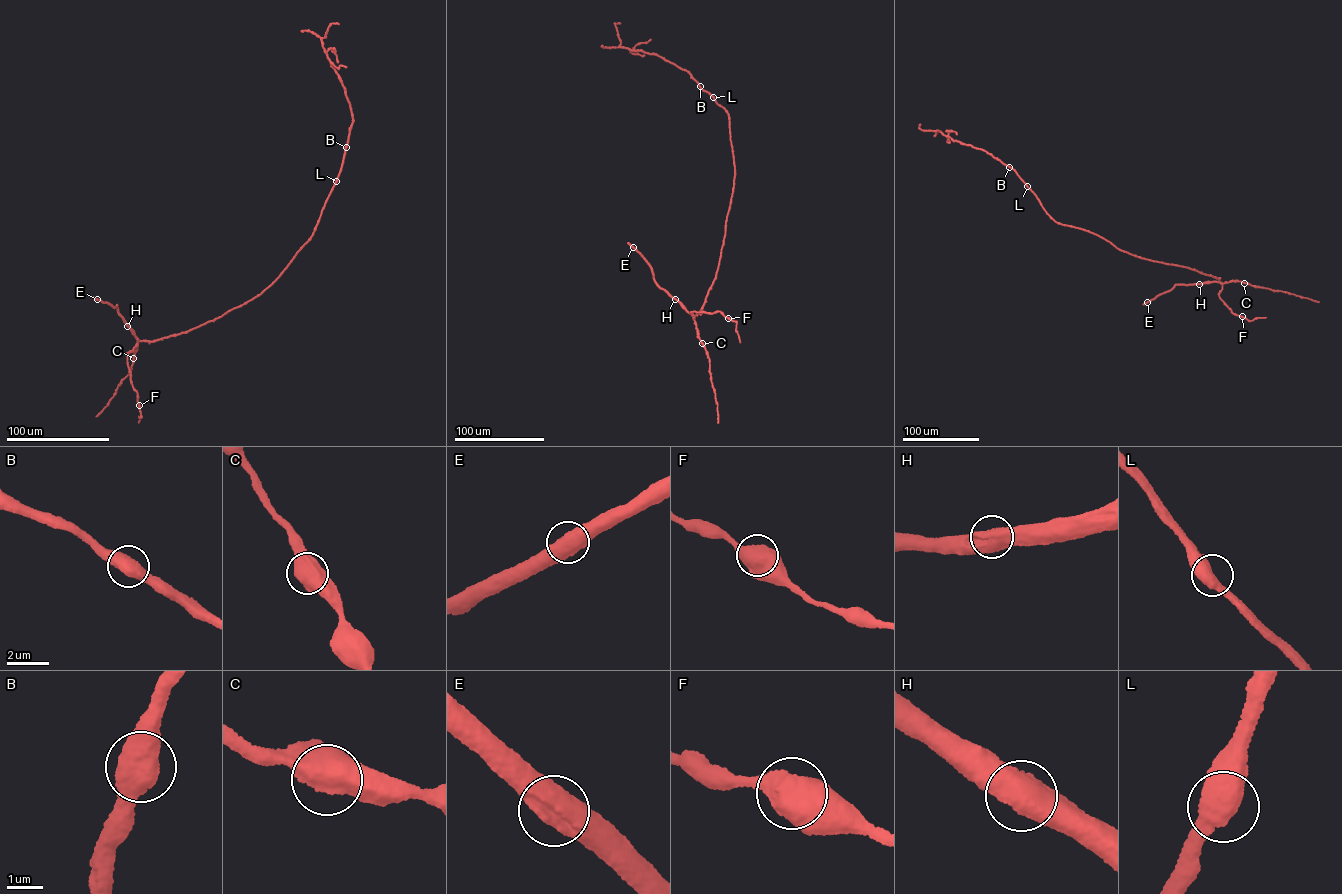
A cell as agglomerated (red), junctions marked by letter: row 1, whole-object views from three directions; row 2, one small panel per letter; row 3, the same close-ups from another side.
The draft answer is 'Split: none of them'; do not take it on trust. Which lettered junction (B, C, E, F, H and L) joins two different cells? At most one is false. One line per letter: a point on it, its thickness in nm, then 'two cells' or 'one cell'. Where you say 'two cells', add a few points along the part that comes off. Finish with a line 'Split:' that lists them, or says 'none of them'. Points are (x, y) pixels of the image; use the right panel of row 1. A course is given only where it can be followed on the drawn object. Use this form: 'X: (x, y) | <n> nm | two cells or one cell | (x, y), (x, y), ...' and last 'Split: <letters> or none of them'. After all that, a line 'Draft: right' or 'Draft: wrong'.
B: (1009, 167) | 700 nm | one cell
C: (1244, 283) | 750 nm | one cell
E: (1147, 302) | 700 nm | one cell
F: (1242, 316) | 750 nm | one cell
H: (1199, 284) | 700 nm | one cell
L: (1027, 186) | 650 nm | one cell
Split: none of them
Draft: right

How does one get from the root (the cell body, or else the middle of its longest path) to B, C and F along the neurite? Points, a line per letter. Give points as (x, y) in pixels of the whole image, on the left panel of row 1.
B: (133, 332), (141, 341), (187, 332), (241, 305), (273, 283), (312, 235), (337, 179), (346, 147)
C: (133, 332), (137, 342), (133, 358)
F: (133, 332), (137, 342), (133, 351), (127, 354), (127, 360), (139, 405)

